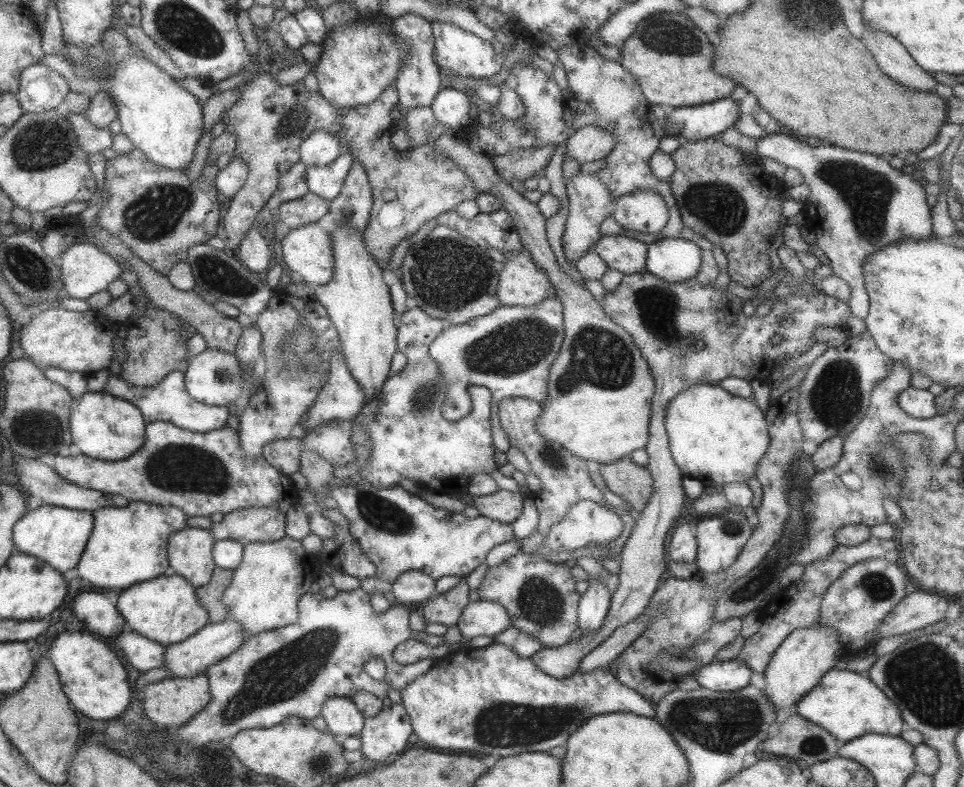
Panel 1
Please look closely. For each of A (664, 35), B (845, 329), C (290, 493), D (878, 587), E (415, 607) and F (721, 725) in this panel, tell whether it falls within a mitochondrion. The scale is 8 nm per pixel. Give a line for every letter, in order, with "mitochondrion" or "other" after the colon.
A: mitochondrion
B: other
C: other
D: mitochondrion
E: other
F: mitochondrion

